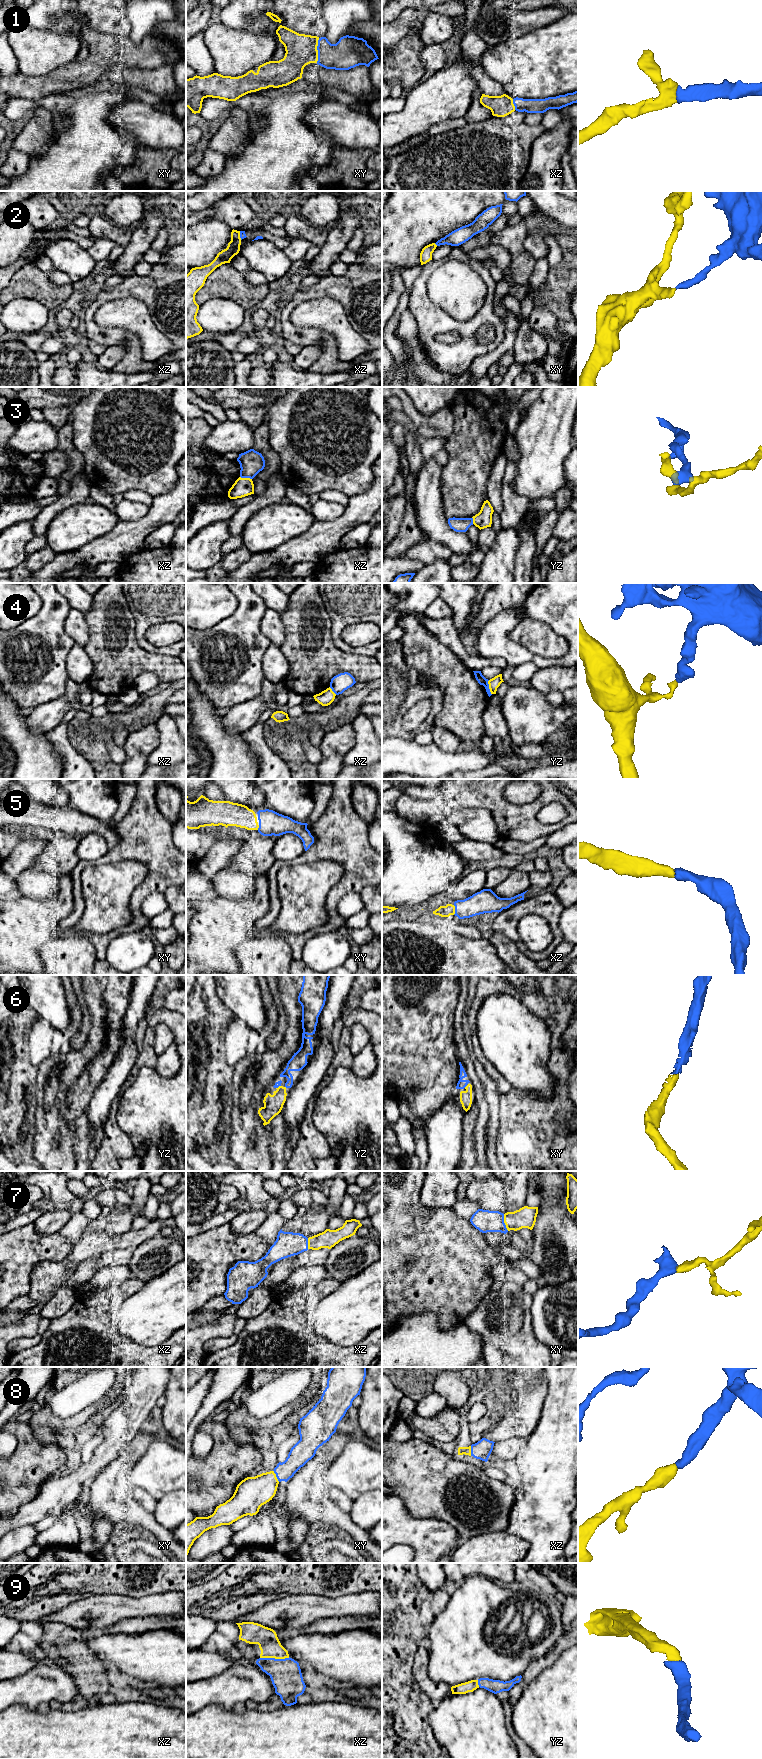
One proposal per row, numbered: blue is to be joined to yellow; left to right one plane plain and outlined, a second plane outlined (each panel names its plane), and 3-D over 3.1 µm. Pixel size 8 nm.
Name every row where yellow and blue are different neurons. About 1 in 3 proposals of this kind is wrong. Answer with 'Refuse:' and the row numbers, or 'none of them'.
Refuse: 2, 3, 4

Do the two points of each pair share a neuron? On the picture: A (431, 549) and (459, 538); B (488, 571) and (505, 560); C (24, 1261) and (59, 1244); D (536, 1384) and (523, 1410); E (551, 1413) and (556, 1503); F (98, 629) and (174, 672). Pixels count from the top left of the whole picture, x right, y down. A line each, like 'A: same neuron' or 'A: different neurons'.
A: different neurons
B: same neuron
C: same neuron
D: same neuron
E: same neuron
F: same neuron

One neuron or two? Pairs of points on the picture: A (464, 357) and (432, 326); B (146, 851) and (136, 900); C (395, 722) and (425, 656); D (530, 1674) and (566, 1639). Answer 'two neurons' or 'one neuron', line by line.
A: one neuron
B: one neuron
C: two neurons
D: one neuron

